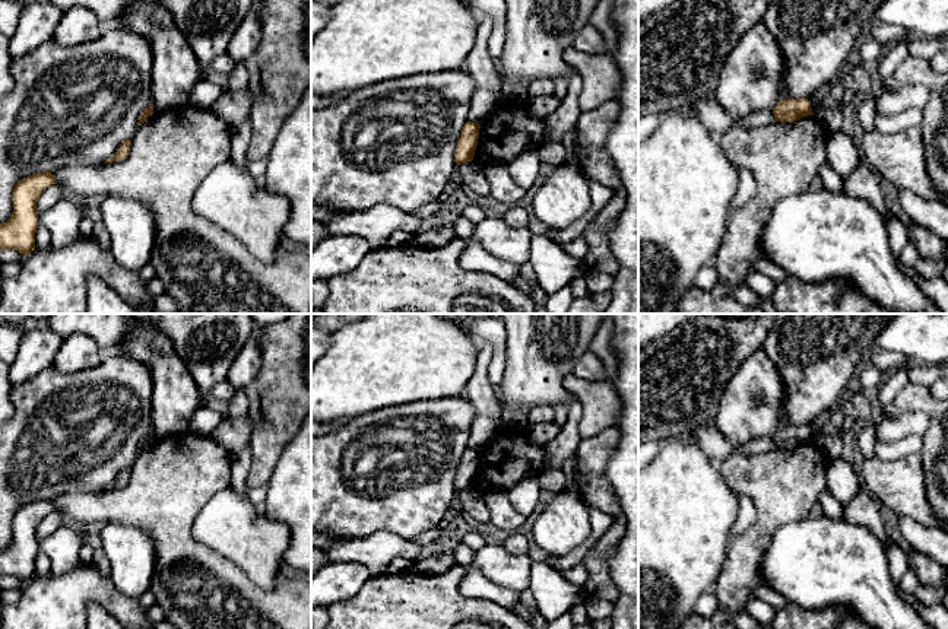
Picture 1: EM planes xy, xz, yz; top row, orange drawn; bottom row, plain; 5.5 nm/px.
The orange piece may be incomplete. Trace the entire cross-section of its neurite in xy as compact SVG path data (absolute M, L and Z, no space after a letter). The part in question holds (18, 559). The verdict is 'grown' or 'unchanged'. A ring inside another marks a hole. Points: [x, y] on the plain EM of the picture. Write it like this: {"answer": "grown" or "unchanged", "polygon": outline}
{"answer": "unchanged", "polygon": "M45 498L32 501L15 512L12 543L0 552L0 578L16 576L23 584L35 578L35 560L39 552L37 528L53 511L57 511L54 502Z"}

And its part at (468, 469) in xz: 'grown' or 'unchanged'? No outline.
unchanged

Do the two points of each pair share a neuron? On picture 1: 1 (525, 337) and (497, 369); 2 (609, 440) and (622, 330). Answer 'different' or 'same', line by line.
1: different
2: different

